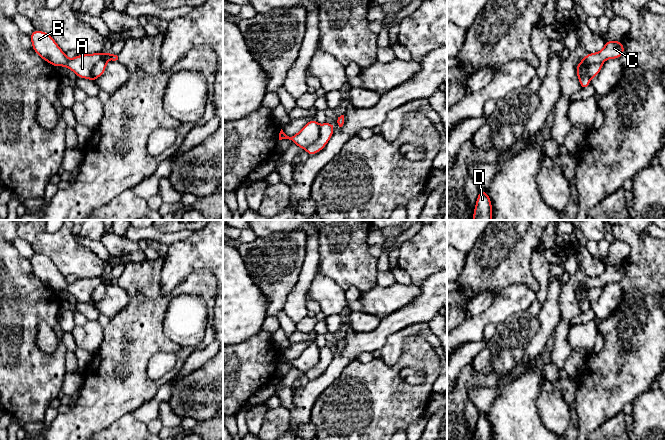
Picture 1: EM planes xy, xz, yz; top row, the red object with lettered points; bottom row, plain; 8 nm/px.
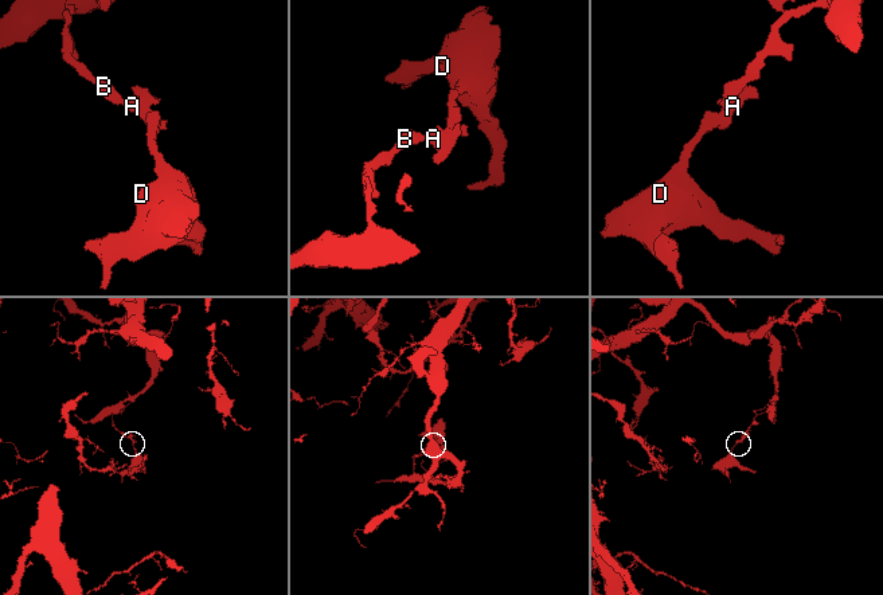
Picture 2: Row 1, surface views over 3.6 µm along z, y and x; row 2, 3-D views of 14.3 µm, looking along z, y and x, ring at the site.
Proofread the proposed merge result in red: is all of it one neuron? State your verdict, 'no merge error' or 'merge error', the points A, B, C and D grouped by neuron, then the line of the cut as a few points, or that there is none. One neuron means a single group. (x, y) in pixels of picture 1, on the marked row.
merge error | A B C / D | xy (105, 55), (92, 68), (91, 74), (95, 78)

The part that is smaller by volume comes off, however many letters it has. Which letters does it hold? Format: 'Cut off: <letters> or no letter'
Cut off: D

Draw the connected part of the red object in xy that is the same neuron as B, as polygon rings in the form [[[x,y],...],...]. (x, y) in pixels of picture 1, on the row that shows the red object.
[[[34,30],[30,35],[33,50],[51,65],[65,66],[71,69],[78,78],[86,78],[95,83],[95,77],[91,71],[94,65],[104,56],[108,60],[116,61],[118,56],[109,52],[77,55],[73,59],[68,59],[58,46],[56,41],[46,32]]]

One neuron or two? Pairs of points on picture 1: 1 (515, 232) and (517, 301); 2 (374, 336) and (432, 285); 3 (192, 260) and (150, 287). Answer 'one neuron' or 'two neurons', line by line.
1: two neurons
2: one neuron
3: two neurons

